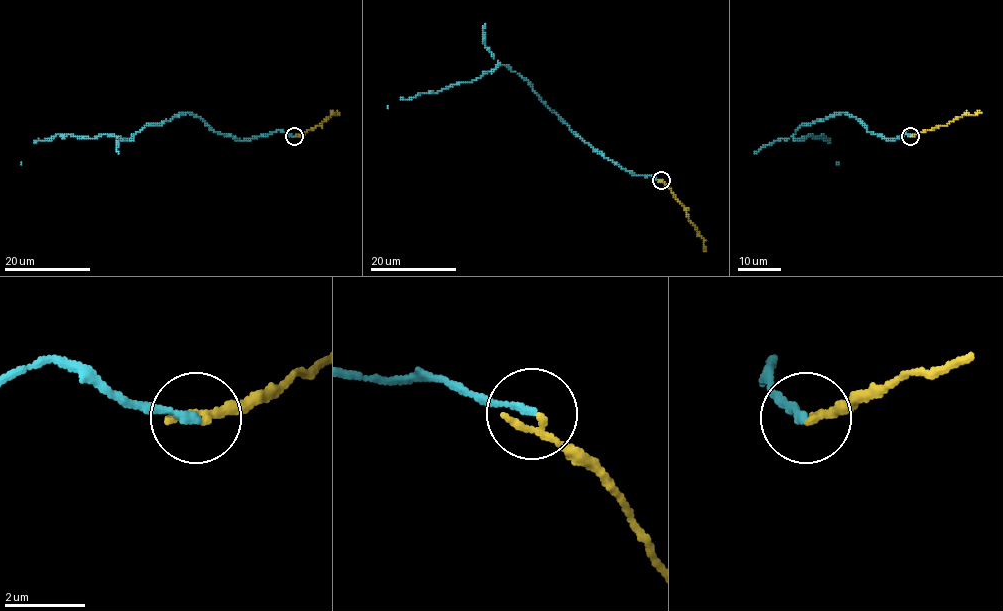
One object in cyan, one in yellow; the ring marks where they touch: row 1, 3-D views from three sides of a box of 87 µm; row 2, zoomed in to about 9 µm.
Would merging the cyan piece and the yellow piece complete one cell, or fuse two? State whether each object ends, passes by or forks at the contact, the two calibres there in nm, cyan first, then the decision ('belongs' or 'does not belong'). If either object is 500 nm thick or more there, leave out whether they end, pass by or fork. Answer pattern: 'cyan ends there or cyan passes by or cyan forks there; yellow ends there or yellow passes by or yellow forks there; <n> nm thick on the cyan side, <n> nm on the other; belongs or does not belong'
cyan ends there; yellow passes by; 190 nm thick on the cyan side, 130 nm on the other; does not belong

